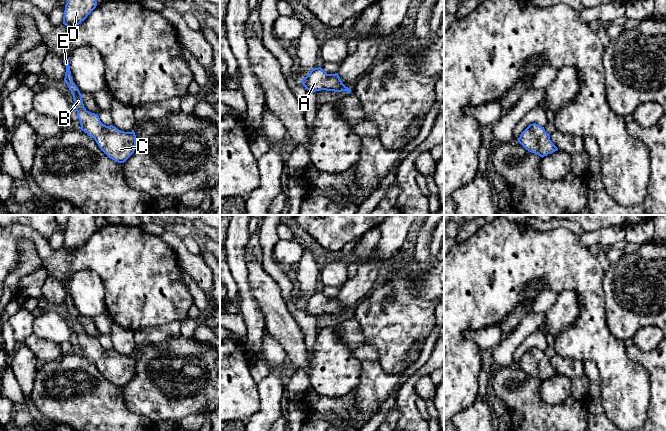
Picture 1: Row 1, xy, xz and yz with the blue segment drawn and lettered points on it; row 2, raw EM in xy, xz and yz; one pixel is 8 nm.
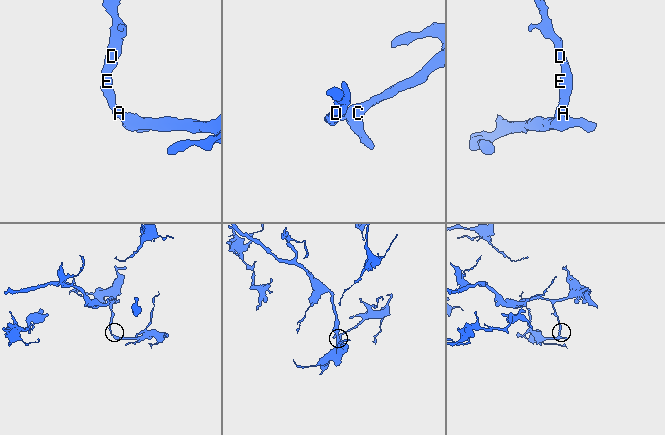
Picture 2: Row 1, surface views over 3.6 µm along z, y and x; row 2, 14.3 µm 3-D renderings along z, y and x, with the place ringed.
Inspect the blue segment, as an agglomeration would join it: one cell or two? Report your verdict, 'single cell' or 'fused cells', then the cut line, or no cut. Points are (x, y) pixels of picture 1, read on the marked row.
single cell; cut none

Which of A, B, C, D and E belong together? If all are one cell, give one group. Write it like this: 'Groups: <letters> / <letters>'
Groups: A B C D E

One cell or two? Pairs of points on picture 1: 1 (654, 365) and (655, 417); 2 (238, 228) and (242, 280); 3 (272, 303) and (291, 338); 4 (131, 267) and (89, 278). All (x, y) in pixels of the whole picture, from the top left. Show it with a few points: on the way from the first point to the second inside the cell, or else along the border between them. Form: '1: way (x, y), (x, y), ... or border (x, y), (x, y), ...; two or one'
1: way (655, 378), (655, 404); one
2: way (238, 241), (238, 267); one
3: way (275, 312), (279, 323), (285, 329); one
4: border (75, 272), (94, 271), (102, 281), (104, 299); two

